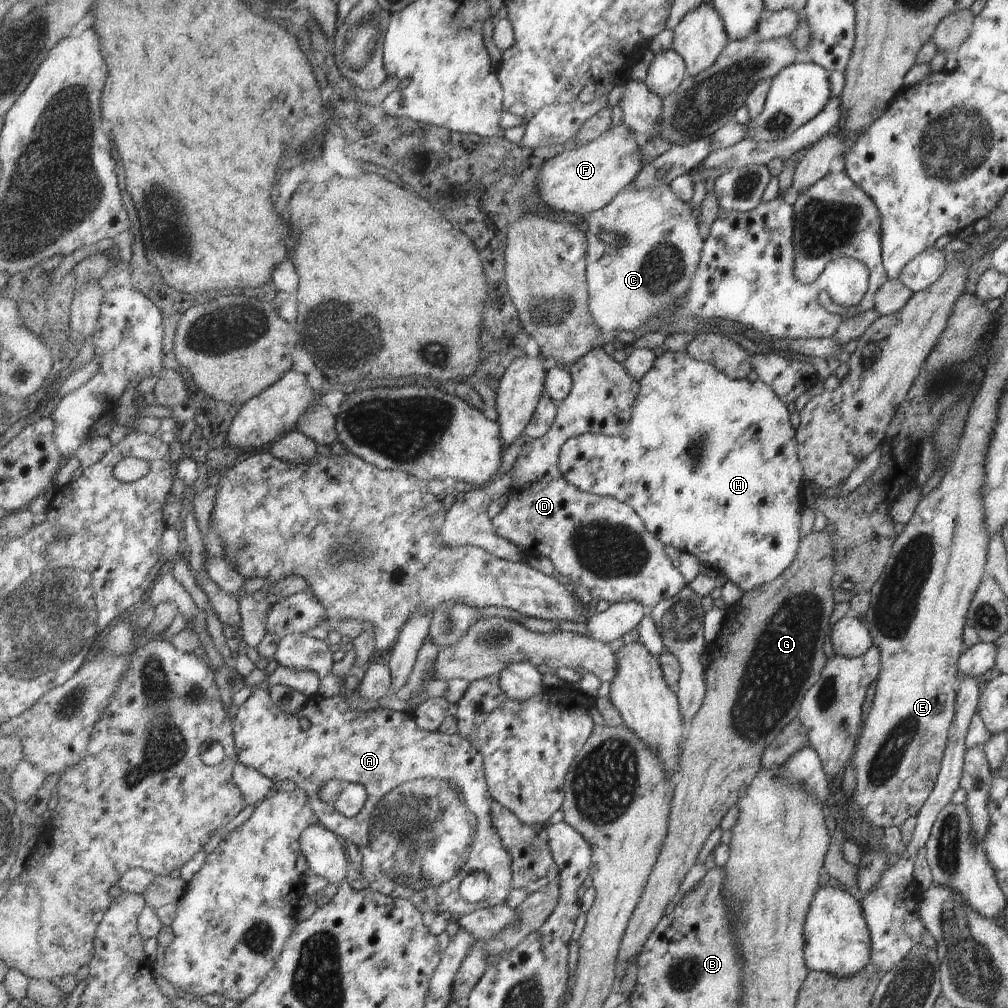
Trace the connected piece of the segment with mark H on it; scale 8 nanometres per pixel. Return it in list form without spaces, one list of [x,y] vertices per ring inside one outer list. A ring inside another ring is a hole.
[[[686,350],[683,352],[667,351],[658,356],[653,368],[640,380],[640,388],[641,390],[639,391],[638,399],[635,401],[635,406],[632,408],[632,417],[629,426],[627,426],[624,433],[621,433],[621,436],[612,437],[599,435],[598,433],[585,433],[583,436],[570,438],[566,444],[563,445],[559,459],[559,466],[562,469],[562,473],[566,476],[566,479],[583,491],[595,493],[597,495],[615,496],[617,500],[627,502],[631,508],[635,508],[635,512],[639,512],[639,516],[643,518],[643,522],[645,522],[647,528],[650,529],[650,531],[654,533],[665,546],[673,546],[681,552],[694,554],[700,562],[703,562],[703,564],[709,564],[709,566],[717,568],[717,570],[724,575],[724,578],[727,578],[727,581],[731,582],[731,584],[735,584],[735,586],[737,586],[743,593],[775,580],[791,564],[791,562],[793,562],[793,558],[795,558],[801,540],[801,534],[799,534],[799,520],[801,520],[801,514],[804,508],[804,500],[801,492],[803,491],[802,482],[805,479],[801,472],[799,459],[796,455],[795,433],[789,424],[789,414],[785,409],[785,405],[777,398],[777,396],[775,396],[775,393],[761,381],[756,380],[754,383],[751,383],[747,381],[747,379],[733,380],[725,373],[719,372],[719,369],[716,369],[714,365],[705,364],[703,361],[695,360],[693,356],[689,356],[689,352]]]

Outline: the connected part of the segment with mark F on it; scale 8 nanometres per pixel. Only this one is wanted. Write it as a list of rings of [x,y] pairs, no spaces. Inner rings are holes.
[[[621,122],[587,145],[563,151],[549,159],[537,174],[538,190],[545,206],[570,214],[591,214],[613,202],[623,189],[630,188],[644,168],[643,150],[633,140],[632,130]]]

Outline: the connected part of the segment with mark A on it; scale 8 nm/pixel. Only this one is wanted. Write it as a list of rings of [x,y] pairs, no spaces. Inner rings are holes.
[[[259,680],[254,683],[250,697],[239,706],[233,723],[239,761],[277,784],[283,779],[292,780],[305,790],[319,823],[358,847],[362,855],[361,876],[375,892],[410,900],[422,913],[460,915],[501,906],[509,898],[513,890],[512,854],[503,846],[491,818],[491,804],[495,800],[487,784],[483,755],[461,733],[448,735],[421,728],[414,715],[405,711],[349,708],[349,698],[344,691],[334,697],[317,693],[309,697],[299,714],[285,712],[273,702],[268,687]],[[301,718],[309,721],[306,730],[301,728]],[[333,779],[365,786],[368,797],[357,816],[347,818],[330,803],[319,802],[318,788]],[[476,872],[486,874],[493,882],[493,890],[489,898],[470,903],[457,890],[463,880]]]

